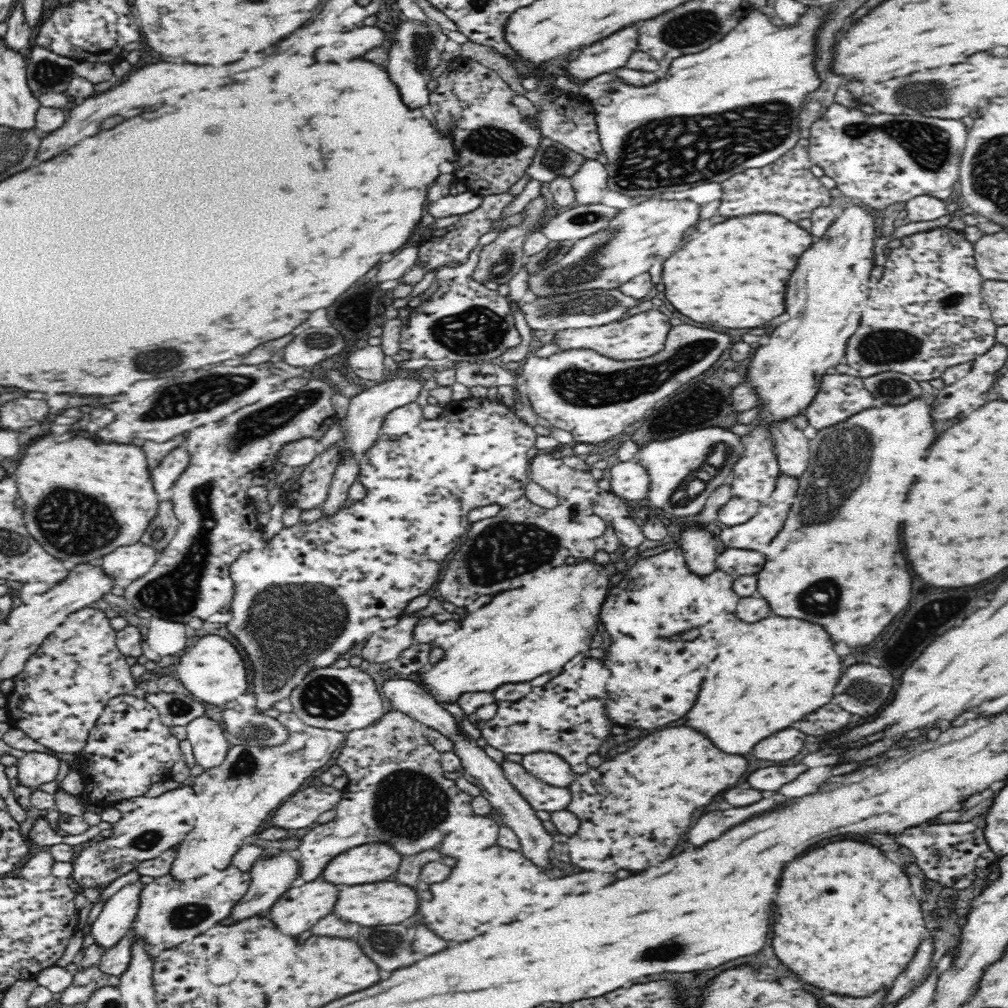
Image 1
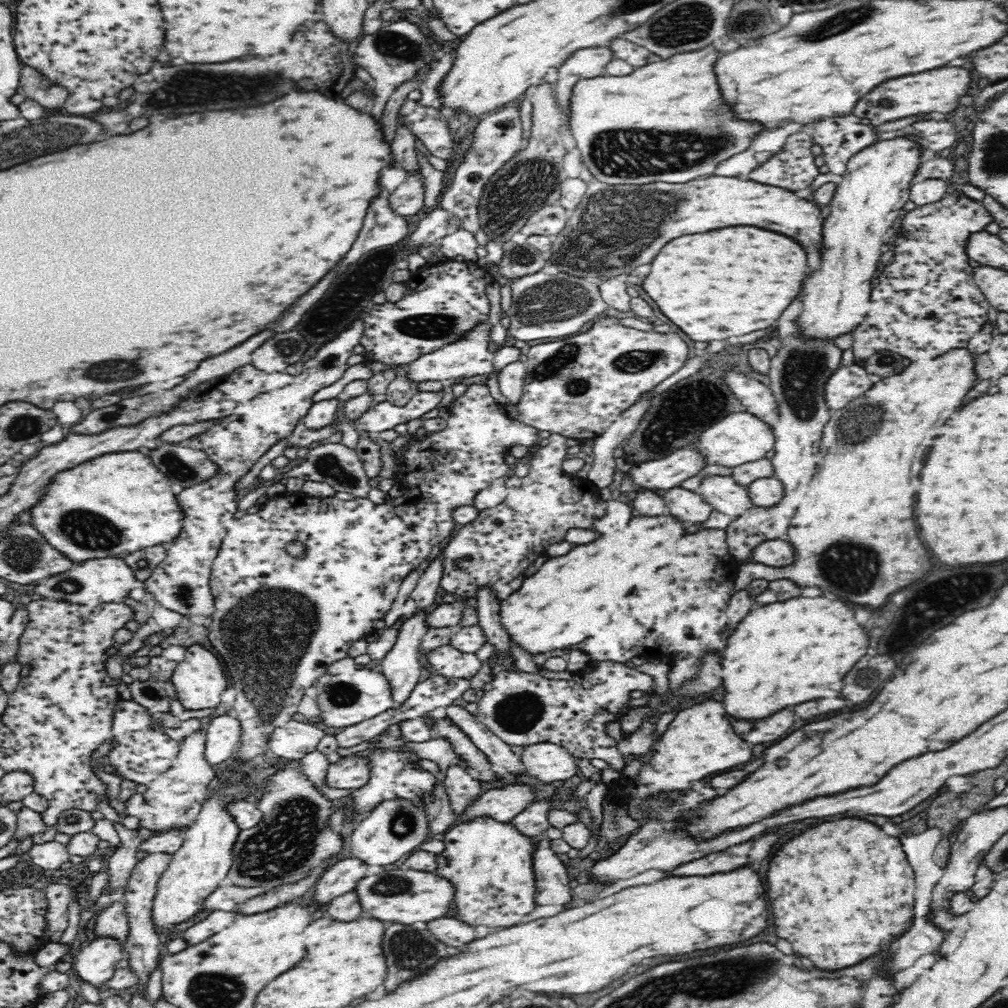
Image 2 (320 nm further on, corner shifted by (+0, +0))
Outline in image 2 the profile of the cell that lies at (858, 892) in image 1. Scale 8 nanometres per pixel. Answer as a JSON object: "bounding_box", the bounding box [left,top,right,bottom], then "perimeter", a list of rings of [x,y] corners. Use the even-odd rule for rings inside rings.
{"bounding_box":[766,818,914,970],"perimeter":[[[834,818],[830,822],[822,822],[814,828],[808,828],[804,830],[800,836],[794,836],[792,840],[788,840],[786,844],[782,844],[782,848],[778,848],[774,852],[774,856],[770,858],[770,868],[766,872],[766,884],[768,884],[768,900],[770,900],[770,906],[772,906],[772,914],[774,914],[774,926],[776,926],[776,932],[780,938],[788,940],[792,946],[794,946],[794,952],[798,952],[800,956],[806,956],[810,958],[818,968],[822,970],[838,970],[838,968],[844,968],[848,964],[858,964],[862,962],[864,958],[884,950],[890,942],[894,942],[902,932],[907,932],[906,928],[908,922],[912,920],[912,906],[914,906],[914,870],[912,866],[908,864],[906,860],[906,854],[902,850],[902,844],[896,836],[888,836],[886,832],[882,832],[876,824],[872,822],[866,822],[866,820],[860,820],[860,818]]]}

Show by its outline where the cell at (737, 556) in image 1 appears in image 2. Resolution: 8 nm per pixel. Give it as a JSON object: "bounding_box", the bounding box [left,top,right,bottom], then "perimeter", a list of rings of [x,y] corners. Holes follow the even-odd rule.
{"bounding_box":[752,538,797,568],"perimeter":[[[785,538],[764,541],[754,551],[752,561],[774,568],[787,567],[797,560],[795,548]]]}

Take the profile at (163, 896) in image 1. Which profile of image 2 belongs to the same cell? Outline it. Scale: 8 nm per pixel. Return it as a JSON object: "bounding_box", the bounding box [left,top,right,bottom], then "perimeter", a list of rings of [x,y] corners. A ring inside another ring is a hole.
{"bounding_box":[204,884,262,912],"perimeter":[[[230,884],[220,885],[206,900],[204,910],[214,909],[216,911],[231,912],[236,905],[243,904],[248,899],[262,894],[262,888],[238,887]]]}

